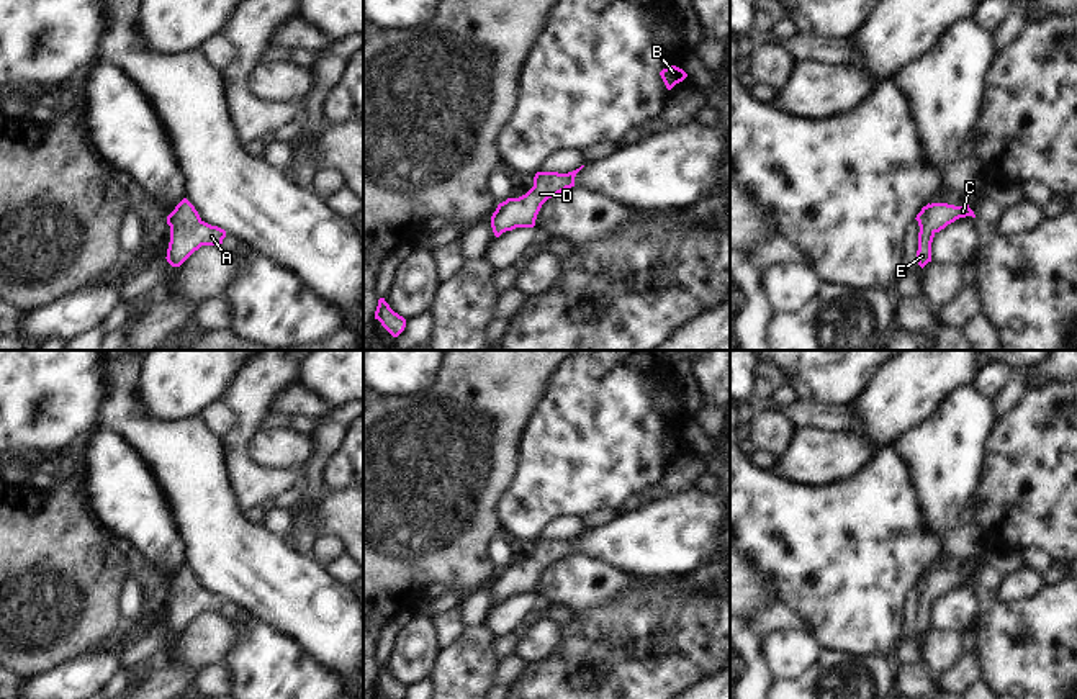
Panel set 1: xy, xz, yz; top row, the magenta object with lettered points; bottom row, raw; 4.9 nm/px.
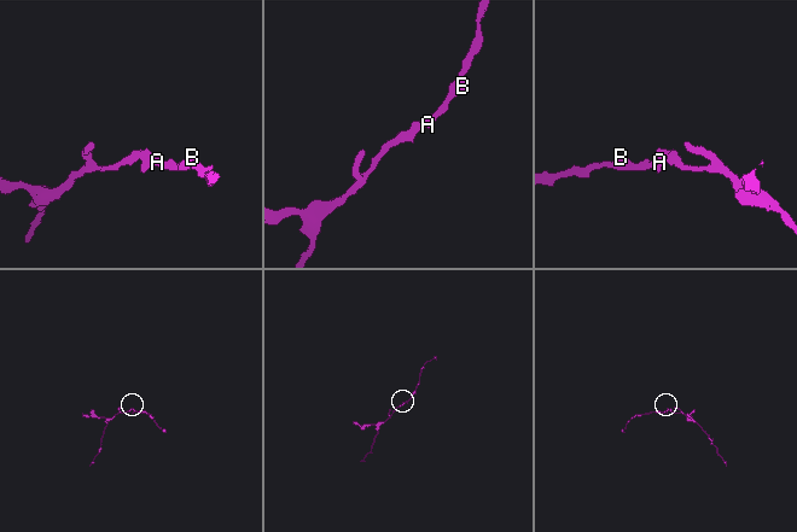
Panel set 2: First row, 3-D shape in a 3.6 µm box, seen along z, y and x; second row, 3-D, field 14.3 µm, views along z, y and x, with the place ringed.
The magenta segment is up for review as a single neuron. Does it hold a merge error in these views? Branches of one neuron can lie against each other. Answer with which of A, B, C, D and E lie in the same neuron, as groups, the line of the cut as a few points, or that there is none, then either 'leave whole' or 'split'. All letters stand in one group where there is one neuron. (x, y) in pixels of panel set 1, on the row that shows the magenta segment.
A B C D E; no cut; leave whole

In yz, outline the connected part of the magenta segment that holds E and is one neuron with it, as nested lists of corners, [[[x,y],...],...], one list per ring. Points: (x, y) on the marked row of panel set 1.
[[[928,203],[922,208],[922,211],[915,218],[920,226],[917,260],[922,268],[928,262],[931,262],[931,242],[935,234],[944,229],[948,224],[954,223],[956,219],[966,216],[976,218],[969,205],[954,206],[948,203]]]

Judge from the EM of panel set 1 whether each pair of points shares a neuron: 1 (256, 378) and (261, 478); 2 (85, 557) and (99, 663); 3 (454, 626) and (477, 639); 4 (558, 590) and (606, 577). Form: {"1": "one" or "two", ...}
{"1": "one", "2": "two", "3": "two", "4": "one"}

